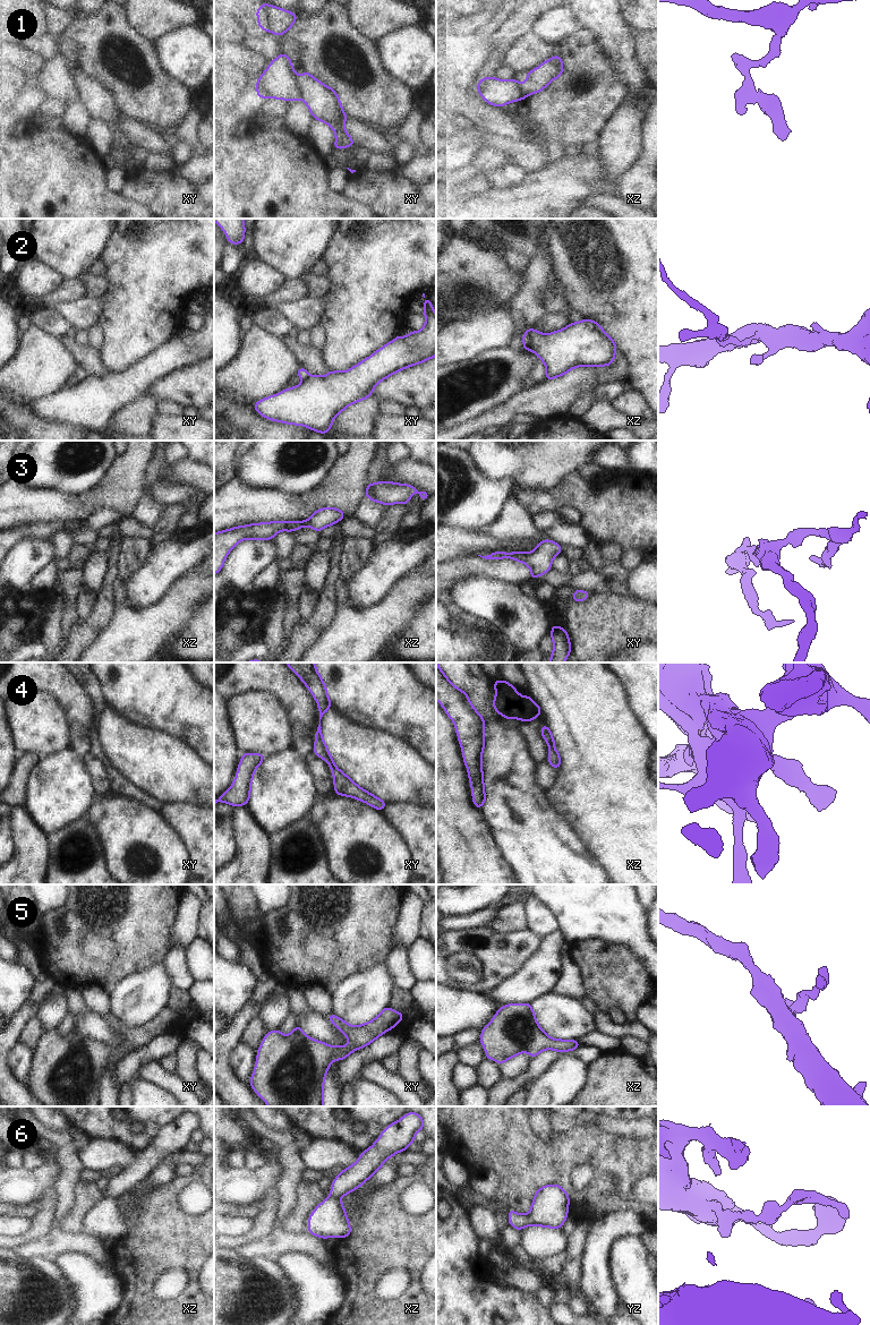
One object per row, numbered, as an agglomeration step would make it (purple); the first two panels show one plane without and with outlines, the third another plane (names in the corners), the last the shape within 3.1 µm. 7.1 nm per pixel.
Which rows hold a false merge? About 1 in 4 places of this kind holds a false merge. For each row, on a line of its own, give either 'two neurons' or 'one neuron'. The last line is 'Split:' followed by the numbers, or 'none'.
1: two neurons
2: two neurons
3: one neuron
4: one neuron
5: one neuron
6: one neuron
Split: 1, 2

